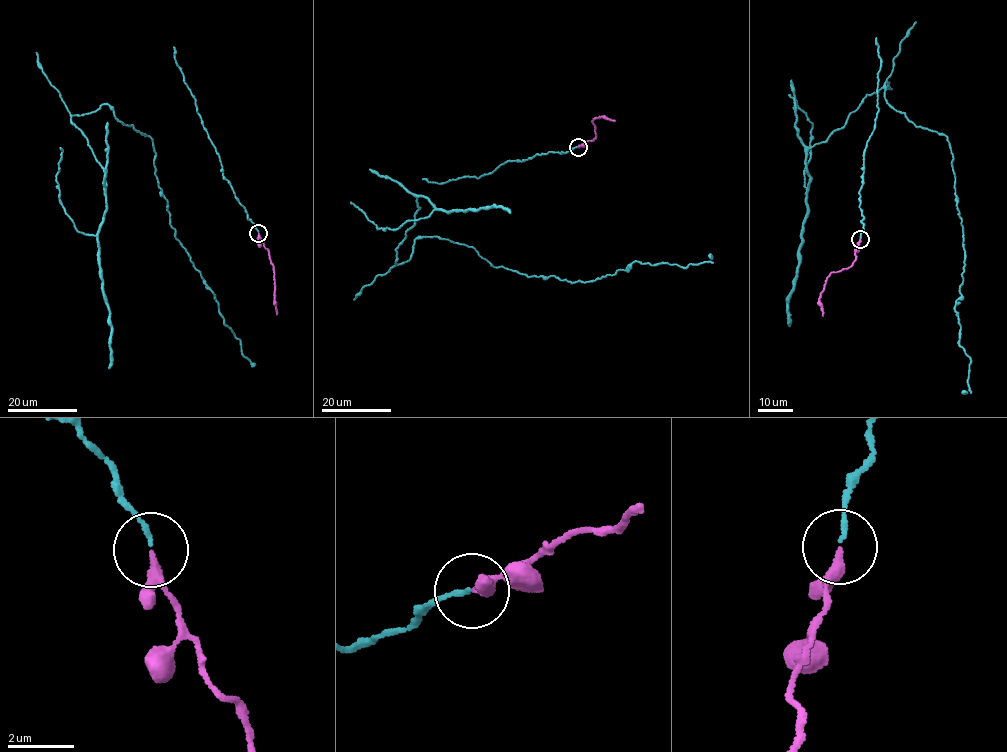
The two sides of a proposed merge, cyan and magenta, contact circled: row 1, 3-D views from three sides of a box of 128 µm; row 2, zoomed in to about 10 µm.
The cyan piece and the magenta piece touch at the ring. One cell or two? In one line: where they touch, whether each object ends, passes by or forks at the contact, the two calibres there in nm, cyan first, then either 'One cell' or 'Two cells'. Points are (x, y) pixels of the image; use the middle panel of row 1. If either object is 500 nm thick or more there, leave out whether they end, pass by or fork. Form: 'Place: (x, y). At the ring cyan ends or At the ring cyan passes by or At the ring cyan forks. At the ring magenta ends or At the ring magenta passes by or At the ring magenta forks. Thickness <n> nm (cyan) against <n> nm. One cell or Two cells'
Place: (578, 147). At the ring cyan ends. At the ring magenta passes by. Thickness 110 nm (cyan) against 200 nm. One cell

